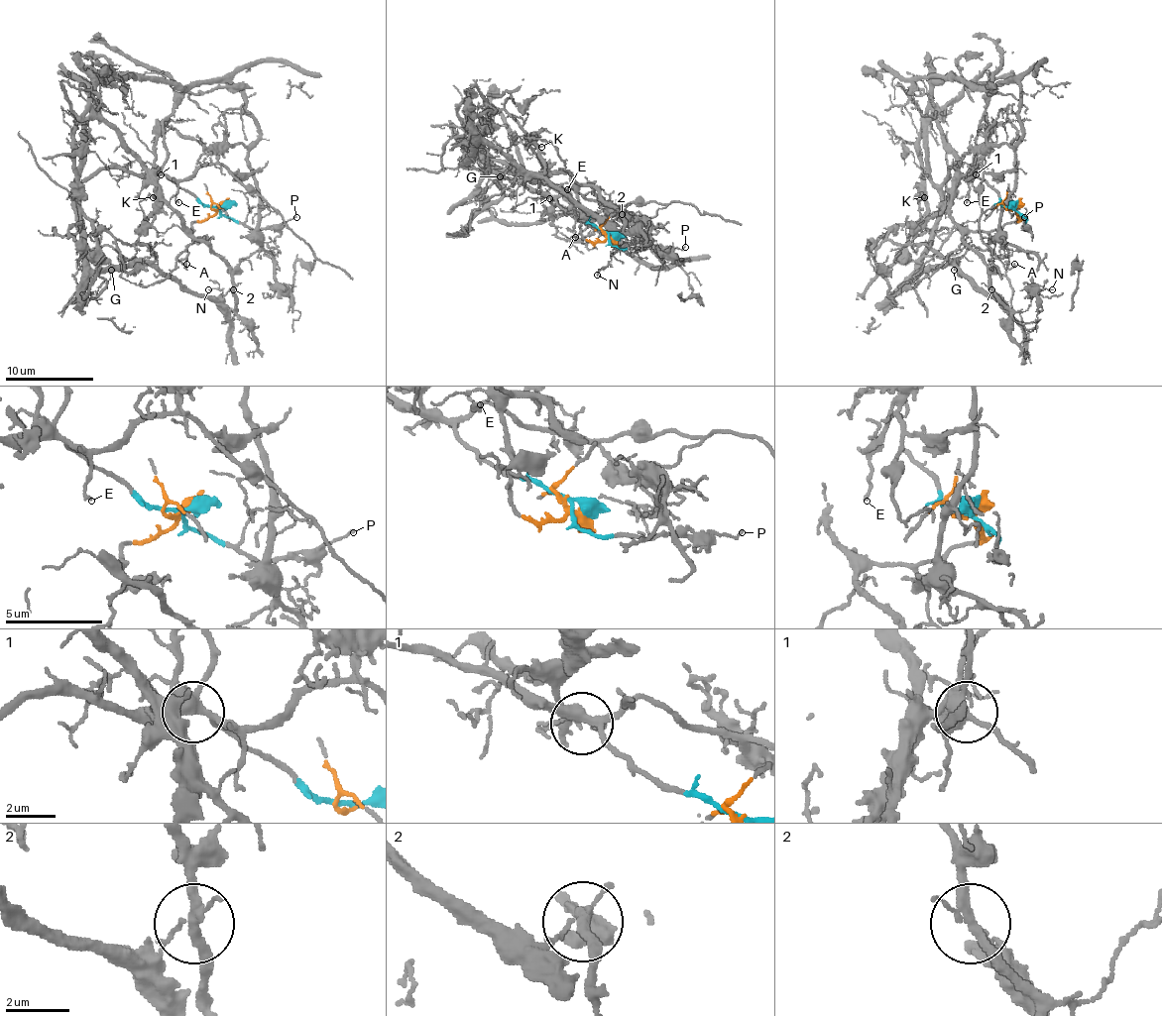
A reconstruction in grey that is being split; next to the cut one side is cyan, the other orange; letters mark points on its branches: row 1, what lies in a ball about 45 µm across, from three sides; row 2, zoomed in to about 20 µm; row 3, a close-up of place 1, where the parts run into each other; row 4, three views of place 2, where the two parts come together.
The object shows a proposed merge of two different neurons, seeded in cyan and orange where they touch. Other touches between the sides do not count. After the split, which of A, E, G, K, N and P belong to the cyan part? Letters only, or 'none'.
E, G, P

